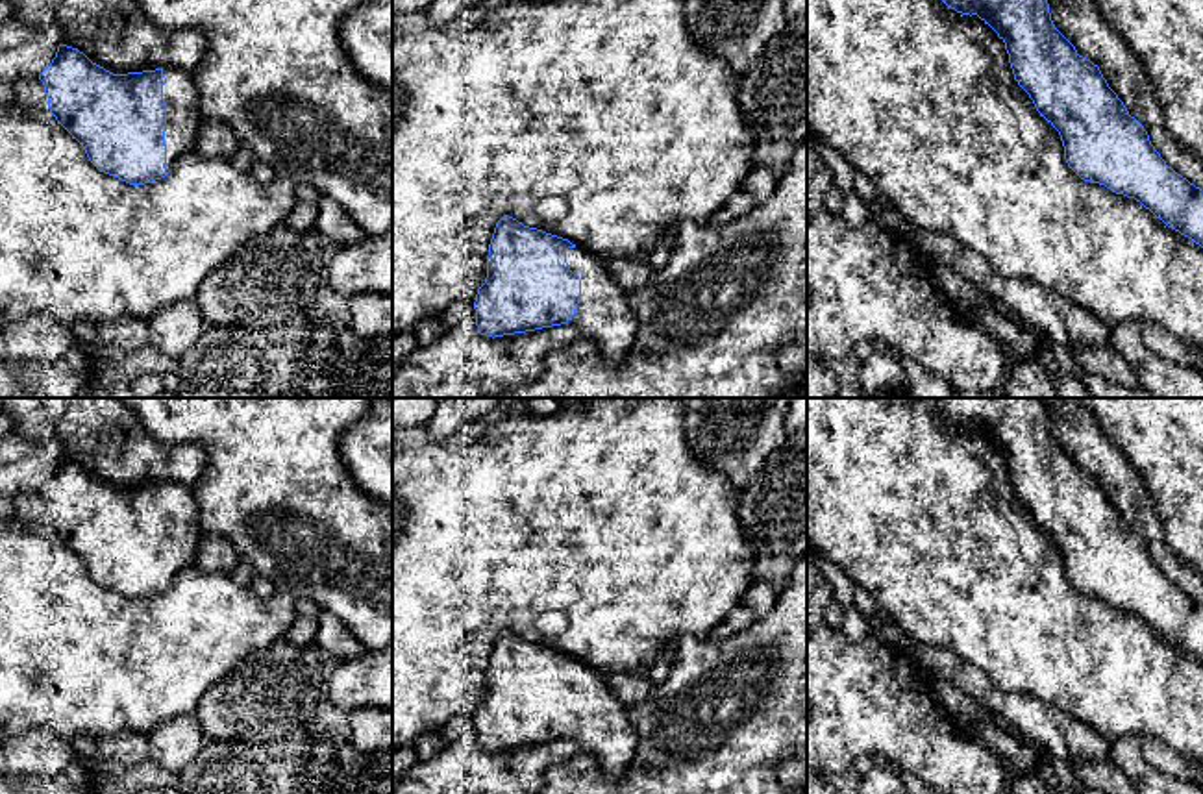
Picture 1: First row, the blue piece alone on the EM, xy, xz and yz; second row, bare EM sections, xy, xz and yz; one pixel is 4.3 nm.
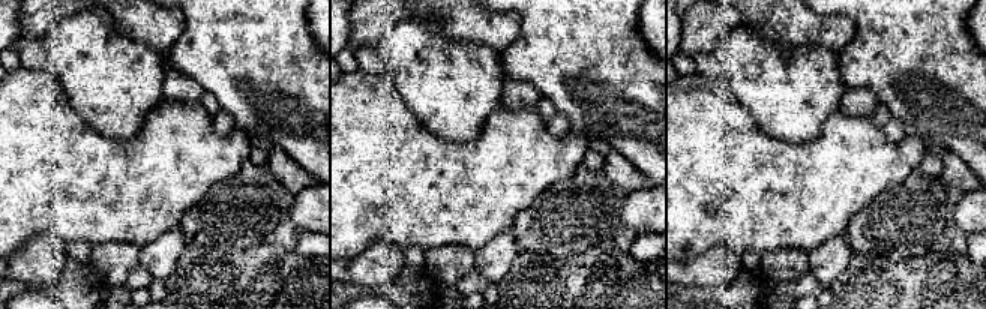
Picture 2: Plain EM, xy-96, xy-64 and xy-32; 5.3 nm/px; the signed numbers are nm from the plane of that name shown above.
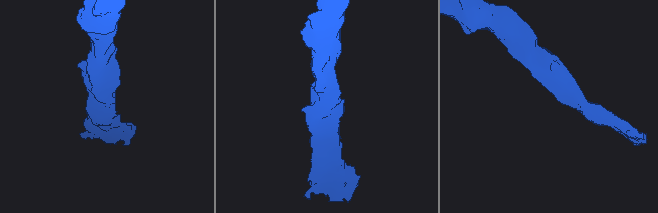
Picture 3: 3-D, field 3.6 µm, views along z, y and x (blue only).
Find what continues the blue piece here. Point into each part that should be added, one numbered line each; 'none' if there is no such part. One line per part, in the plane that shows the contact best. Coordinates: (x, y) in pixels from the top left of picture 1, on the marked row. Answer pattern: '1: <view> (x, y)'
1: xy (184, 115)

